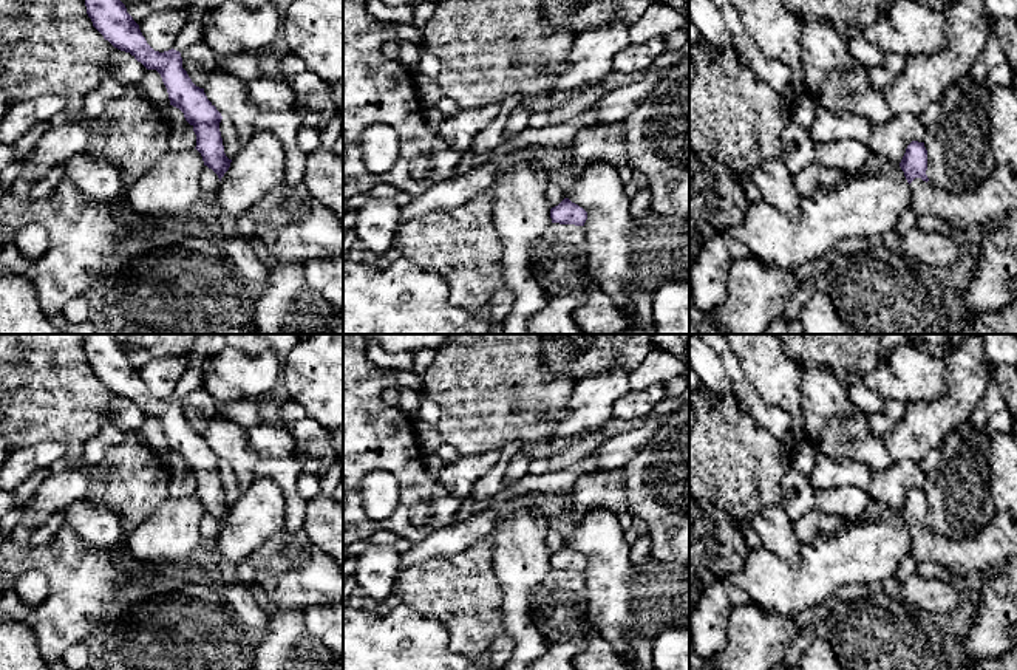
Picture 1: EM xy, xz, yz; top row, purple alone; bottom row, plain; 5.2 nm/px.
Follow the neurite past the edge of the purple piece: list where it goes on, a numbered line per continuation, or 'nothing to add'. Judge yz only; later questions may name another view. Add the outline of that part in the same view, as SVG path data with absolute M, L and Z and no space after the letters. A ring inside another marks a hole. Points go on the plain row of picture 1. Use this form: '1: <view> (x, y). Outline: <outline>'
1: yz (971, 559). Outline: M998 512L983 529L968 538L949 538L915 525L910 531L912 555L952 569L966 586L1000 569L1017 555L1017 520Z

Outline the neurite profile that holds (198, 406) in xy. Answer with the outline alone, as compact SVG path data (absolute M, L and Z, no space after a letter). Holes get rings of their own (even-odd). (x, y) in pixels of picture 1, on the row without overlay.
M204 390L189 391L182 399L182 415L187 418L192 429L204 435L209 422L216 415L216 401Z

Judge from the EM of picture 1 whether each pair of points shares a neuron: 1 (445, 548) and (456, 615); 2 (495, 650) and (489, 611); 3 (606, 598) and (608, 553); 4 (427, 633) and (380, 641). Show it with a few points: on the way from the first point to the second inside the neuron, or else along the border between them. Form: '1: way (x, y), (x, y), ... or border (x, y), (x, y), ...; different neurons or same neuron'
1: border (479, 540), (452, 556), (433, 557), (411, 567); different neurons
2: border (504, 632), (486, 650); different neurons
3: way (609, 587), (608, 564); same neuron
4: way (416, 633), (407, 633), (391, 641); same neuron

